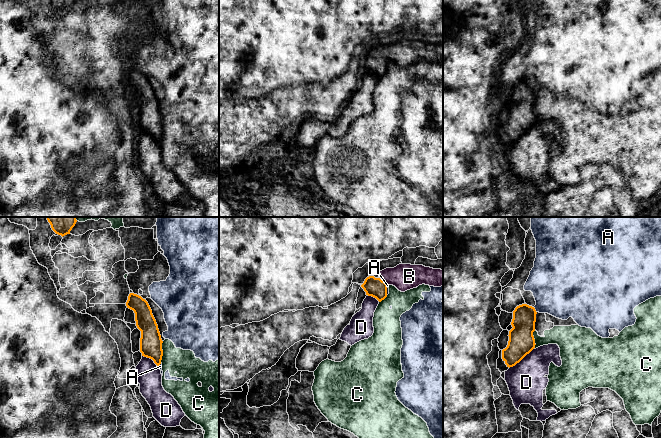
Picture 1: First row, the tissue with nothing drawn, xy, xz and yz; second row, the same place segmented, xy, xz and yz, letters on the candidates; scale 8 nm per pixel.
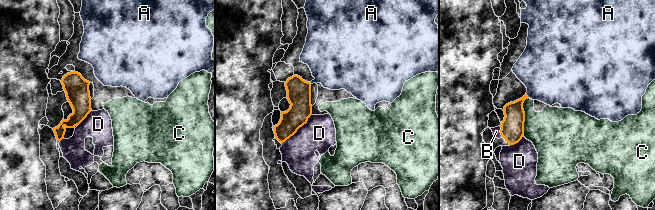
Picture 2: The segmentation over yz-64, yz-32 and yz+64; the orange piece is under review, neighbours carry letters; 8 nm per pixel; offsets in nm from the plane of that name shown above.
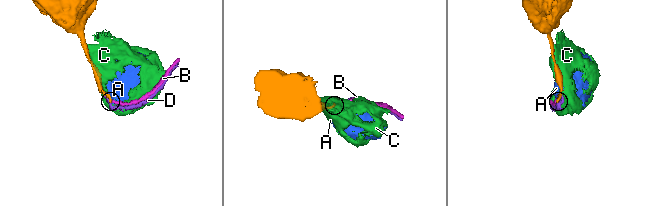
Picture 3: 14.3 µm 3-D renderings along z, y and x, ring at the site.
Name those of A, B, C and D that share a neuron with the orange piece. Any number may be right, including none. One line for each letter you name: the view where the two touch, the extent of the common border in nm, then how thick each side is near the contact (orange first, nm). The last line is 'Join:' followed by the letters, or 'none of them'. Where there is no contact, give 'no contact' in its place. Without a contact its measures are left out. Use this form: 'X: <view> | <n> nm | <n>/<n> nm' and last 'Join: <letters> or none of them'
B: xz | 90 nm | 160/220 nm
Join: B

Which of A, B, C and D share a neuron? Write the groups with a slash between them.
A C / B / D

